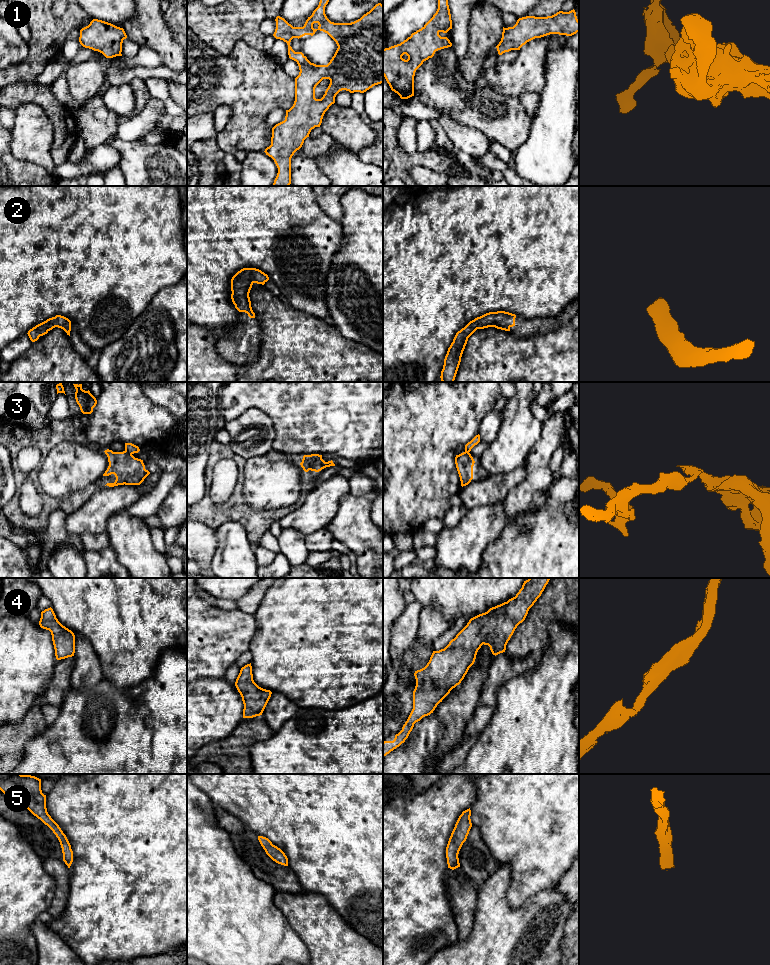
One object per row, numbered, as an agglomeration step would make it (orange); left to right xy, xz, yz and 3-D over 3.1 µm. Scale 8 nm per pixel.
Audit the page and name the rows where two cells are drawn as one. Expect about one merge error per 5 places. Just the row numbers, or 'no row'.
3

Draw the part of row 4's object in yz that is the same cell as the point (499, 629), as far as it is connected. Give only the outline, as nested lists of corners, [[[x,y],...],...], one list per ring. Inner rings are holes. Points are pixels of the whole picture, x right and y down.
[[[529,578],[524,581],[515,597],[471,618],[444,649],[433,651],[427,665],[414,673],[416,686],[413,691],[413,709],[402,730],[395,735],[394,740],[383,742],[383,757],[404,743],[414,724],[433,713],[450,691],[461,683],[469,668],[474,664],[477,652],[483,644],[488,645],[495,656],[505,652],[506,645],[515,629],[525,620],[529,609],[541,596],[549,580],[550,578]]]

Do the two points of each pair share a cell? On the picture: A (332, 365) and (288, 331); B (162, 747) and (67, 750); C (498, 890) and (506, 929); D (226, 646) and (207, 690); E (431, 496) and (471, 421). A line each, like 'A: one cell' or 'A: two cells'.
A: one cell
B: one cell
C: one cell
D: two cells
E: one cell

